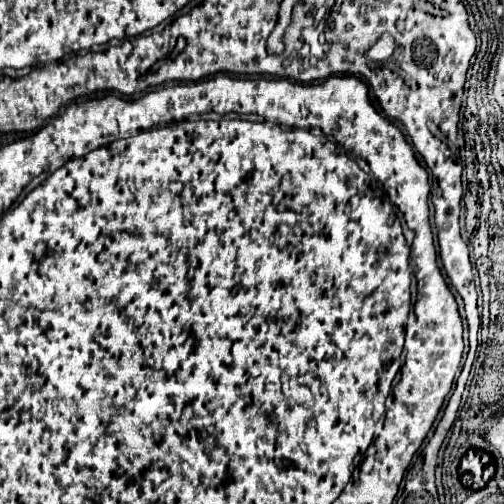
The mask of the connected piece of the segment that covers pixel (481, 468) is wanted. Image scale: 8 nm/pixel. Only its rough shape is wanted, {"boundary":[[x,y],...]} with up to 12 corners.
{"boundary":[[468,450],[458,468],[460,482],[472,490],[494,478],[494,458]]}

